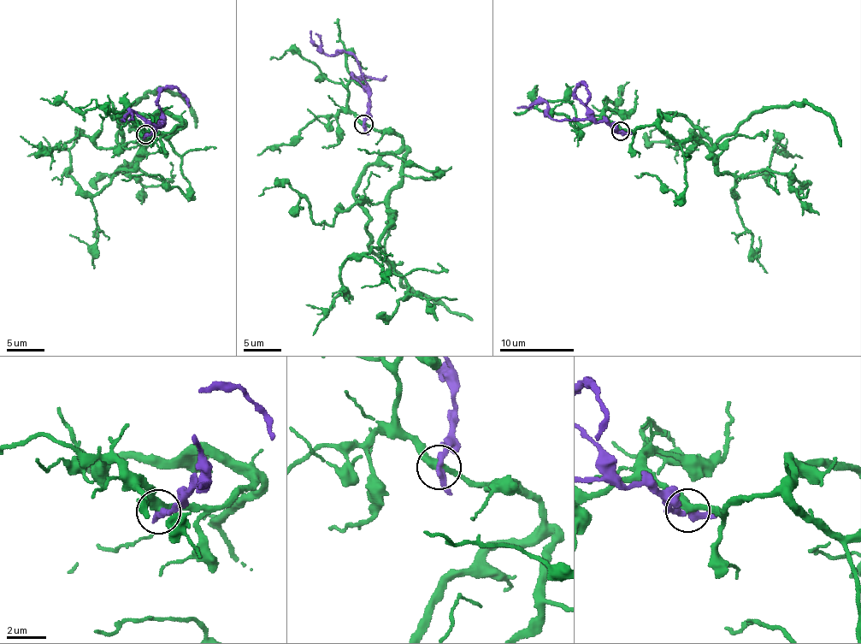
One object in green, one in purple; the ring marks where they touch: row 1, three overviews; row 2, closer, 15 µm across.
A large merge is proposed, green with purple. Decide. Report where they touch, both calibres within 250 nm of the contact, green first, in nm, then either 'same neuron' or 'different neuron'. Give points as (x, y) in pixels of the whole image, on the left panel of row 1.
at (145, 134); 360 nm thick on the green side, 320 nm on the other; different neuron

